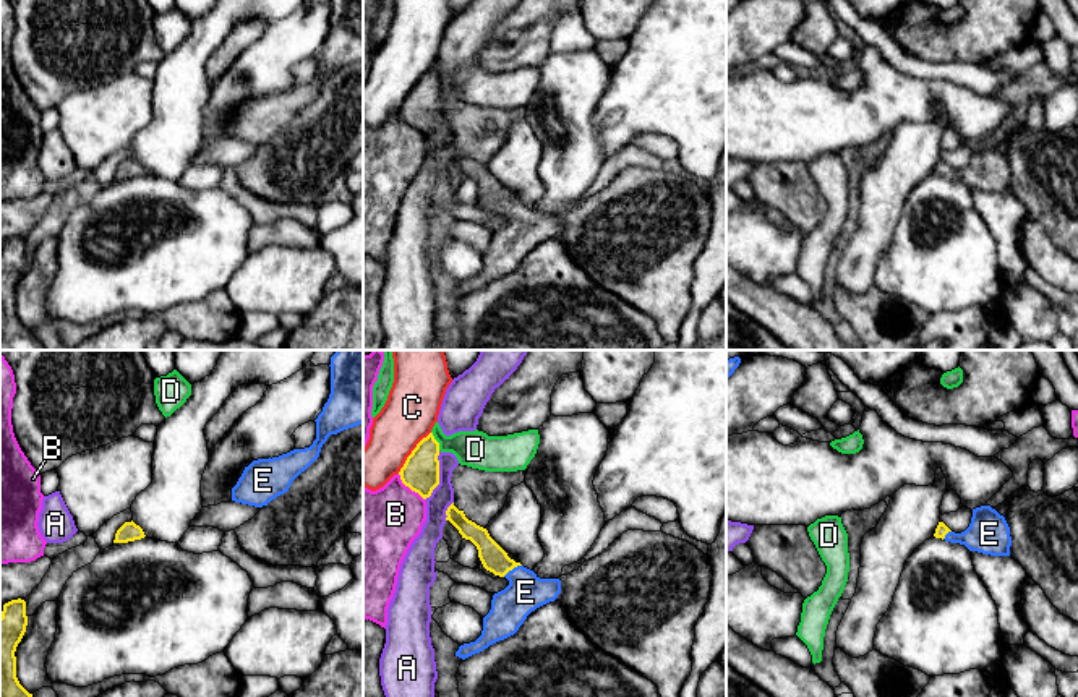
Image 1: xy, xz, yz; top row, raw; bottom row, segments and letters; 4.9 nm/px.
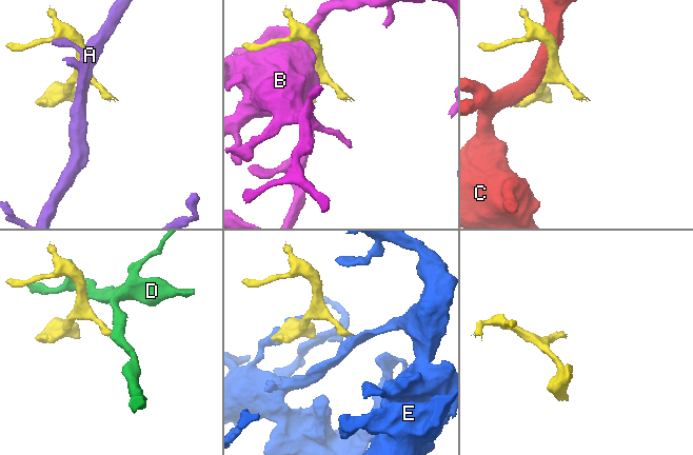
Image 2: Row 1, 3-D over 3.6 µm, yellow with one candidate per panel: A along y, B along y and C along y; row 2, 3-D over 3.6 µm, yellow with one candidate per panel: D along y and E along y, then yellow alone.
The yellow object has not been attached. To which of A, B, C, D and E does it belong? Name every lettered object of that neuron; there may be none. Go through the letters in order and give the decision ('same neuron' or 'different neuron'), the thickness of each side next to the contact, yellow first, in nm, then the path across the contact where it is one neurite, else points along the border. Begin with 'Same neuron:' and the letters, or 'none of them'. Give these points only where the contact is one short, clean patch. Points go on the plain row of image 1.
Same neuron: E
A: different neuron | 190/110 nm
B: different neuron | 190/360 nm
C: different neuron | 190/260 nm
D: different neuron | 190/180 nm | along xz (432, 68), (440, 86)
E: same neuron | 130/190 nm | across xz (493, 195), (511, 206), (522, 218), (526, 229)

